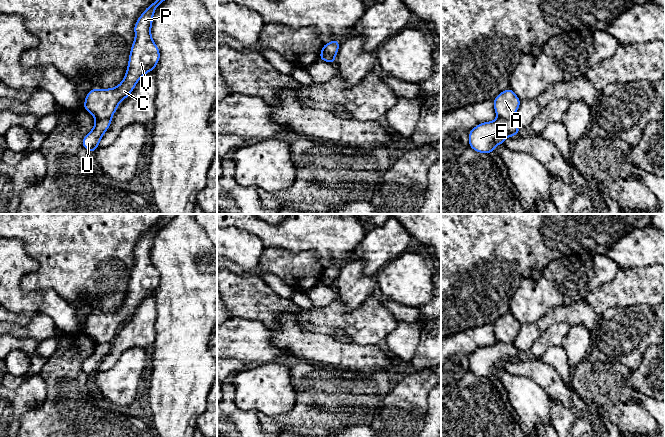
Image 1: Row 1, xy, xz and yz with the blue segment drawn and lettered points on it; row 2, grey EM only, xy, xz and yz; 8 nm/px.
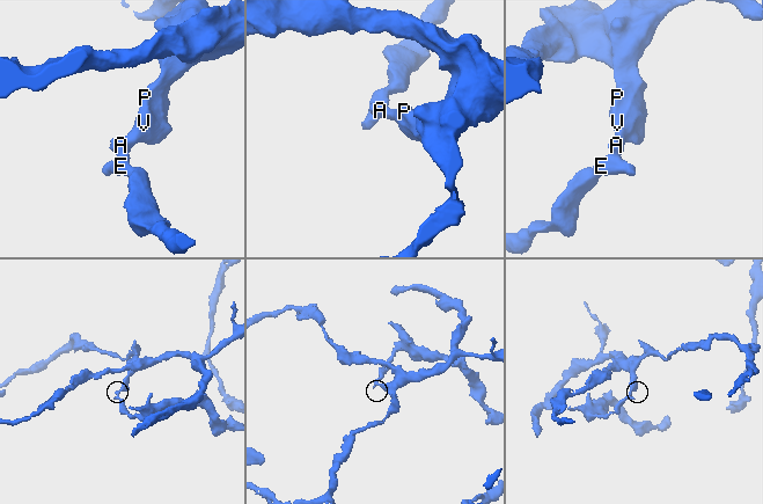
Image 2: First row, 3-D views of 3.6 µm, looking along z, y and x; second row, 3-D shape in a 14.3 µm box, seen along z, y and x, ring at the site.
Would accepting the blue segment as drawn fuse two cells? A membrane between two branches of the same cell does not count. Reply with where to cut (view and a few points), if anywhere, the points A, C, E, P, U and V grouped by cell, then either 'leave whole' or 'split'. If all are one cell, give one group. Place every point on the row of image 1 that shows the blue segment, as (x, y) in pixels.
yz (497, 116), (512, 119) | A C P V / E U | split

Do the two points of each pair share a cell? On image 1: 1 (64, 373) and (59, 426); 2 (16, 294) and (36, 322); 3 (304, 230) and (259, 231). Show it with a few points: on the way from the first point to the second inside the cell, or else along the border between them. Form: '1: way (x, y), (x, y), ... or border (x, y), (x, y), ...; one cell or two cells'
1: way (64, 386), (64, 413); one cell
2: border (34, 312), (47, 314), (55, 324); two cells
3: way (293, 231), (270, 231); one cell

